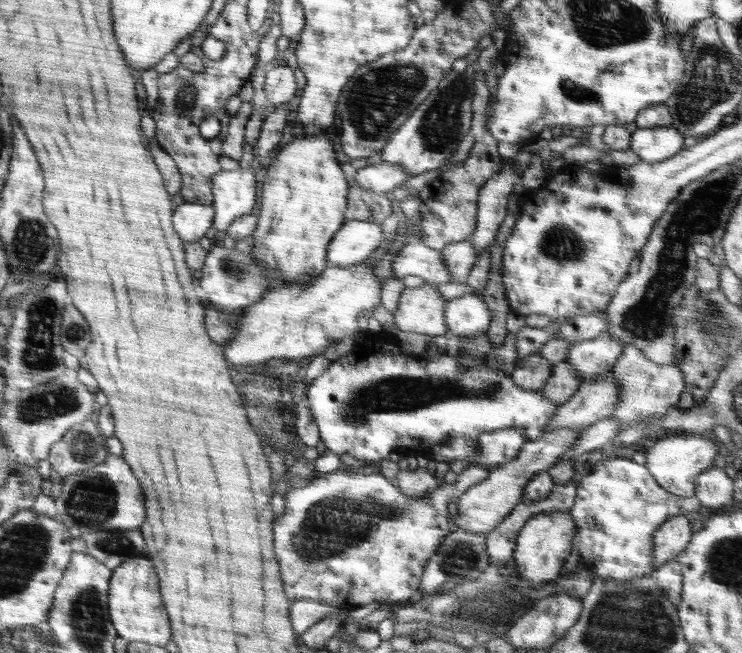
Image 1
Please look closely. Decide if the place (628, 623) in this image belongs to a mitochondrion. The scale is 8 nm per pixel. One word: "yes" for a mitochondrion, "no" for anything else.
yes

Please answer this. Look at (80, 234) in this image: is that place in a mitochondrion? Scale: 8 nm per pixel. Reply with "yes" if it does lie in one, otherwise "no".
no

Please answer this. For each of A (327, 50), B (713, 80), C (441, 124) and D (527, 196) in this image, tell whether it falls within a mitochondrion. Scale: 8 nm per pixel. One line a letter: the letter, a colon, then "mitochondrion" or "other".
A: other
B: mitochondrion
C: mitochondrion
D: other

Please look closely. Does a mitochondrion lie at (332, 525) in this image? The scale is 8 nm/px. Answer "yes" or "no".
yes

